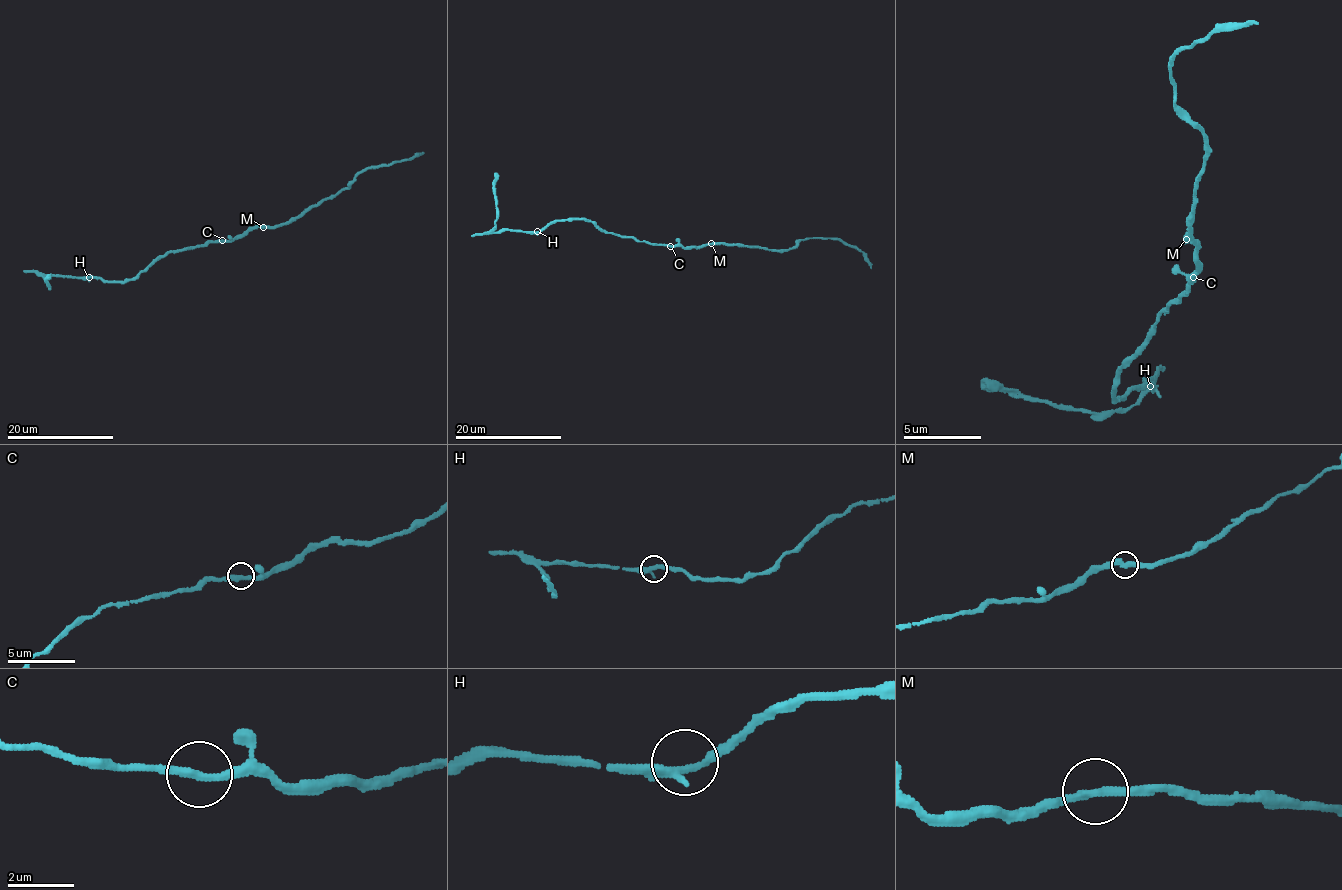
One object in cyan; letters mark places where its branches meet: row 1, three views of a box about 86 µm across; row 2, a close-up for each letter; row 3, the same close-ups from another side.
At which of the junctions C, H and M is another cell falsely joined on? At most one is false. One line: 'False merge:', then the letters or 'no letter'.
False merge: no letter

